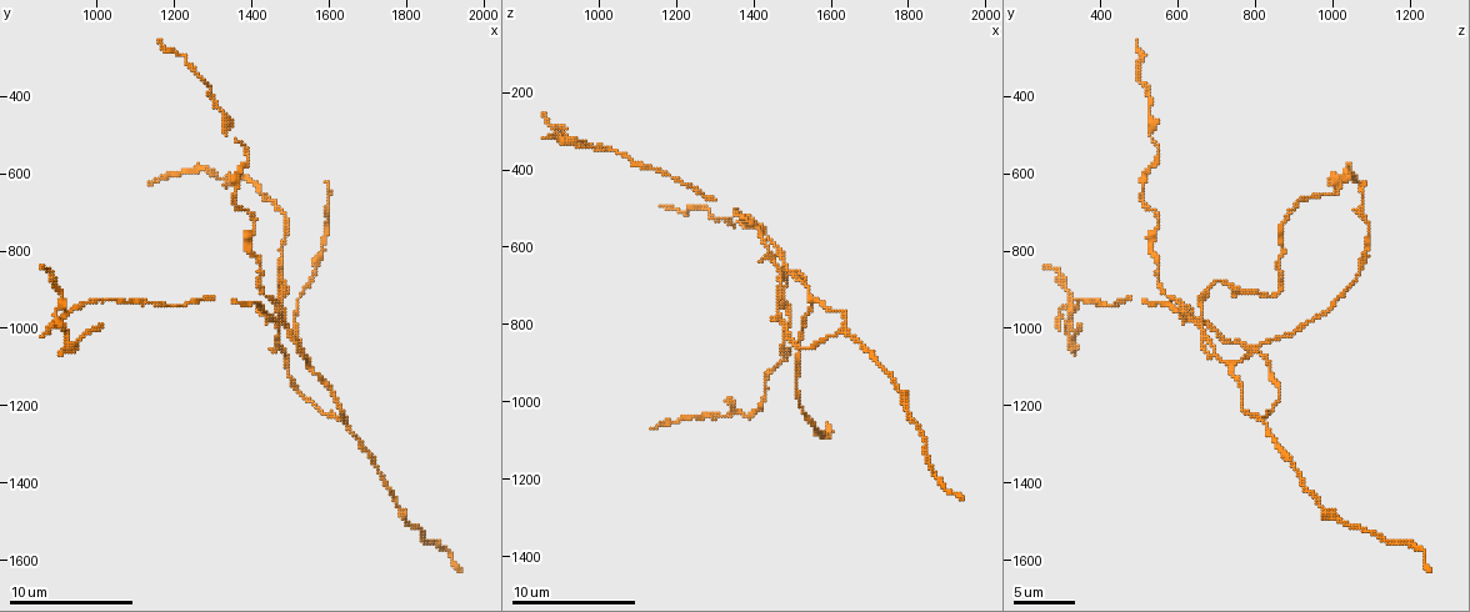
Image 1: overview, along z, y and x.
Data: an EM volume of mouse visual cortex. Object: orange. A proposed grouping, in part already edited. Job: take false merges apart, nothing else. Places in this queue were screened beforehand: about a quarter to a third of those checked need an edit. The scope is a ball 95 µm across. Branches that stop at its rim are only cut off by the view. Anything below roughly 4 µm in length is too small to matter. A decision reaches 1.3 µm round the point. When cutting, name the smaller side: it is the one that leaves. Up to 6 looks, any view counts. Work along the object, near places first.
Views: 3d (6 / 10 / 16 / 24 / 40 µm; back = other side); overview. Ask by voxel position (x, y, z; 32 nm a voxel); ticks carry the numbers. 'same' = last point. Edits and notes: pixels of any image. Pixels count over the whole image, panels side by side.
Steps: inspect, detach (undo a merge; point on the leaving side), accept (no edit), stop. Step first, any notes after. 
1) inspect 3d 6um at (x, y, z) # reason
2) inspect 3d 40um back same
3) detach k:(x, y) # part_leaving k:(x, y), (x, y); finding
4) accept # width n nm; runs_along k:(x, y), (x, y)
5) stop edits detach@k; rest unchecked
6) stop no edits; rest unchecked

inspect 3d 16um at (1410, 725, 555) # sudden change in width

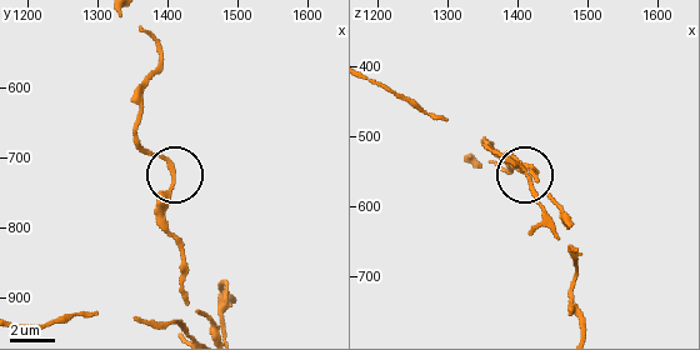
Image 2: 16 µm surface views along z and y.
inspect 3d 6um same

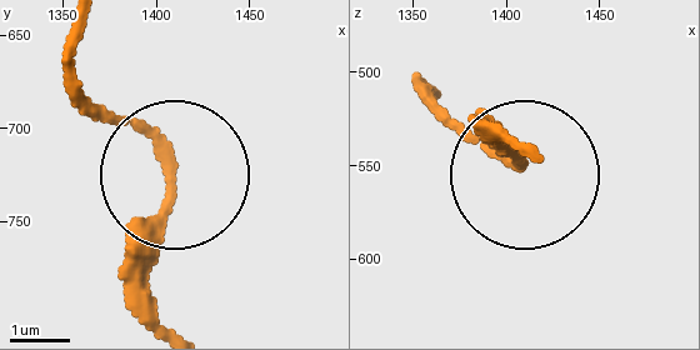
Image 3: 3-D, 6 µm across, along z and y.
accept # runs_along 3:(168, 325), (153, 296), (163, 161), (68, 76); continuous, no second neuron

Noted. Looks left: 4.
inspect 3d 10um at (905, 950, 310)

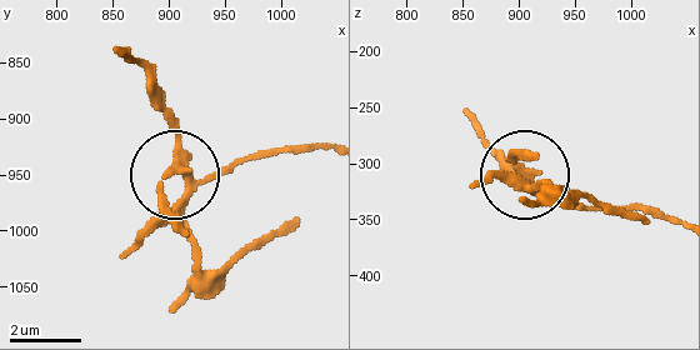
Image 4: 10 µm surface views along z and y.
inspect 3d 6um at (906, 942, 310)

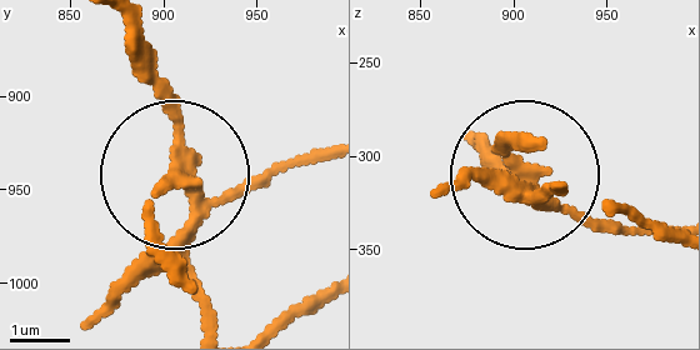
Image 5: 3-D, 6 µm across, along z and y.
detach 5:(215, 313) # arms 3; part_leaving 5:(196, 229), (196, 160), (138, 25); a second neuron is stuck on

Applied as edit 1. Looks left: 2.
inspect overview

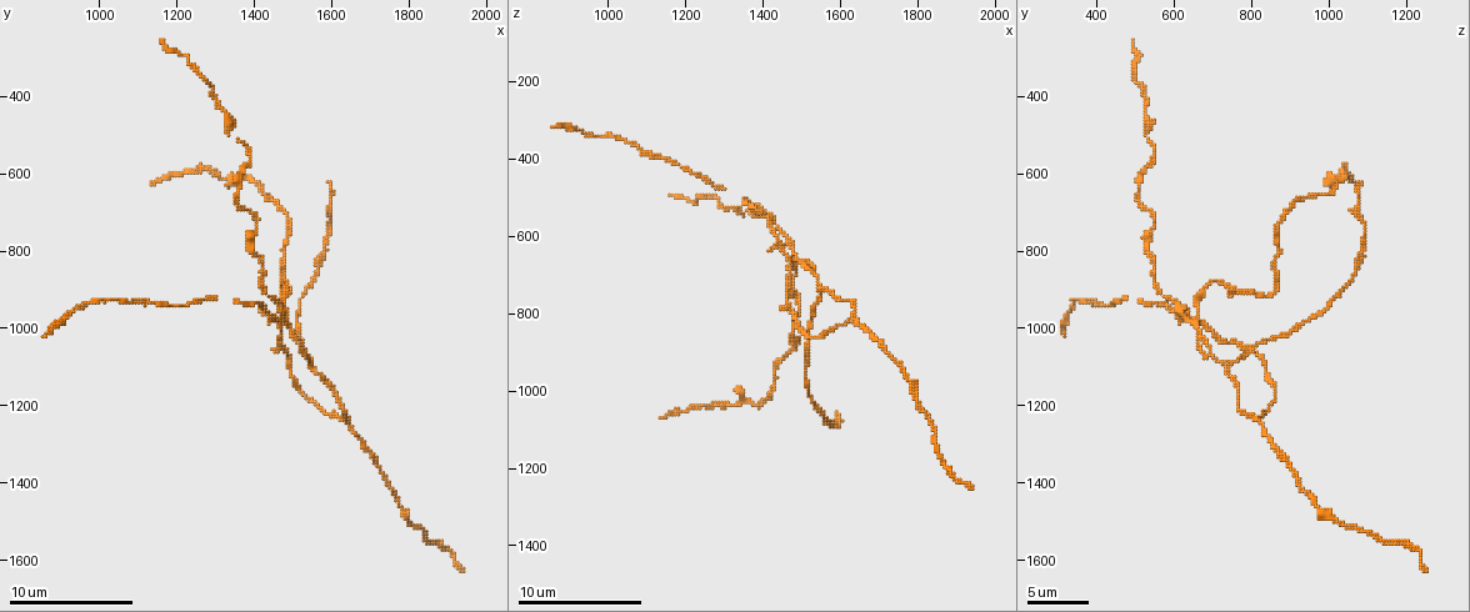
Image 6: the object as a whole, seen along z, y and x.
inspect 3d 10um at (1470, 980, 660) # looks like a crossing

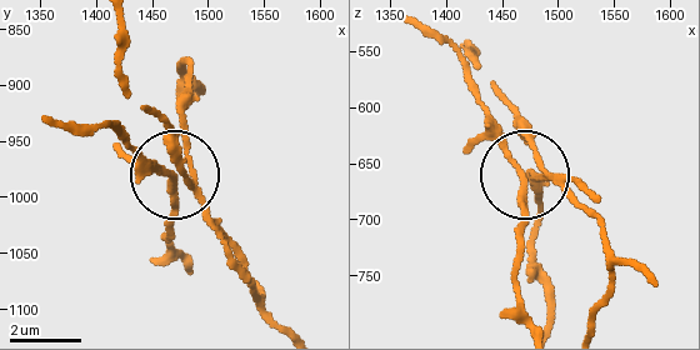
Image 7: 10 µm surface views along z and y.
detach 7:(580, 179) # a second neuron is stuck on

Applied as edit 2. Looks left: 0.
stop edits detach@5, detach@7; rest unchecked

